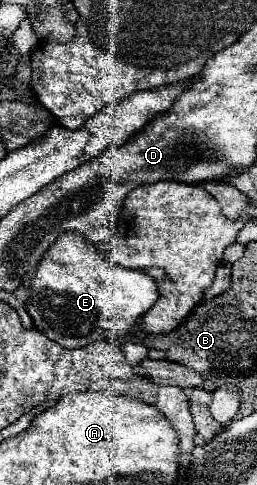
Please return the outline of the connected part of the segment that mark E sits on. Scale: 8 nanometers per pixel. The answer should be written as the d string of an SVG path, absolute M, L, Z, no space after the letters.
M66 230L58 234L38 264L26 312L46 338L66 348L82 348L104 336L126 334L156 298L158 288L150 276L110 262L82 234Z

